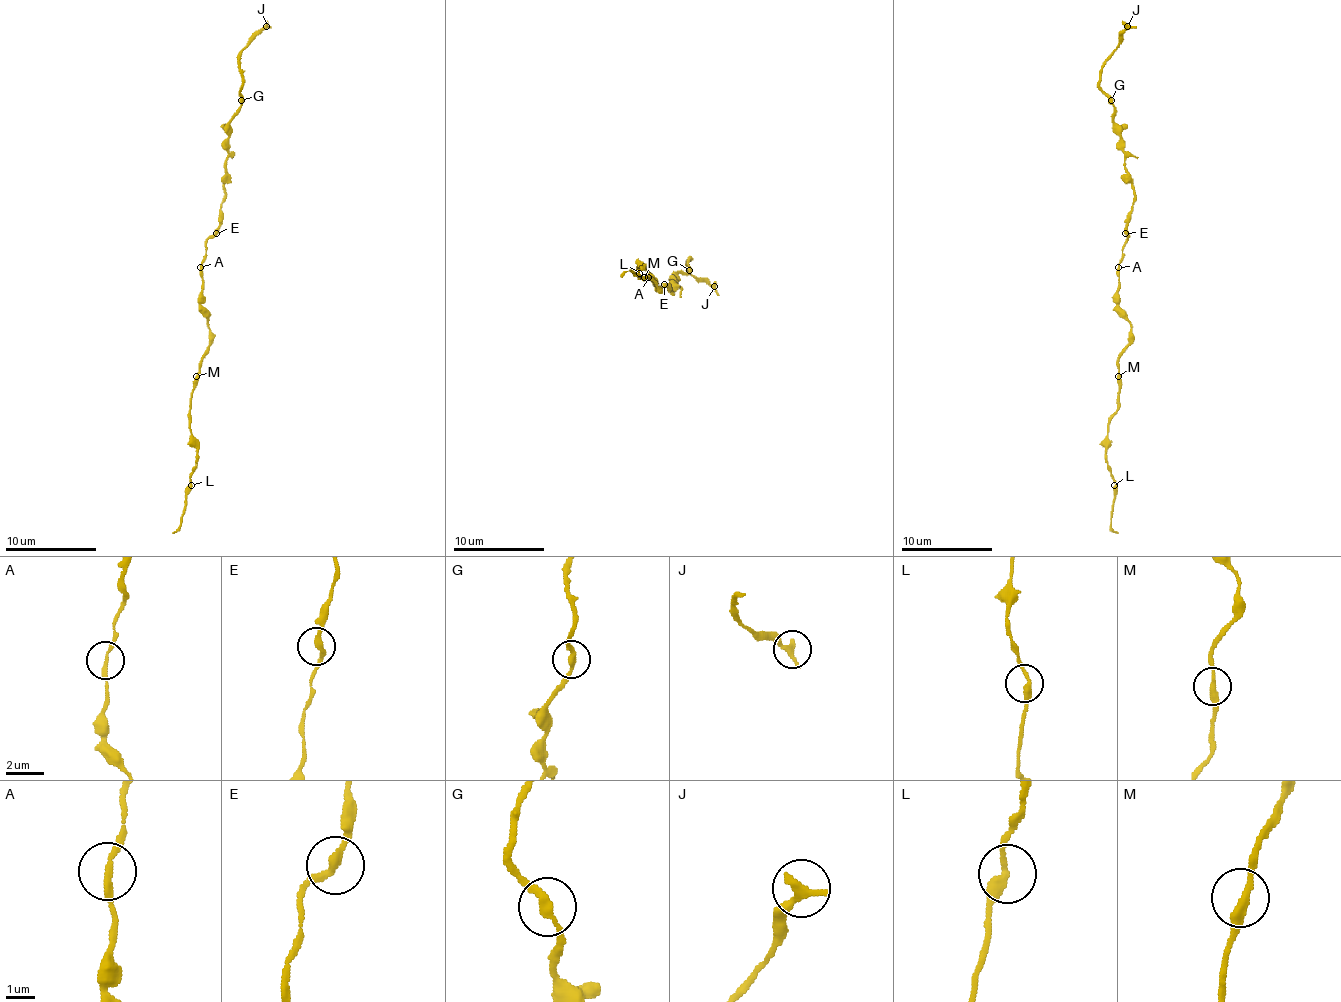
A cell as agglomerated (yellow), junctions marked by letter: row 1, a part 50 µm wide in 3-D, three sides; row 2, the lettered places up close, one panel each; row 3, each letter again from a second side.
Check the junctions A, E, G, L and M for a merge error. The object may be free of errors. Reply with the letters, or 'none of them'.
none of them

